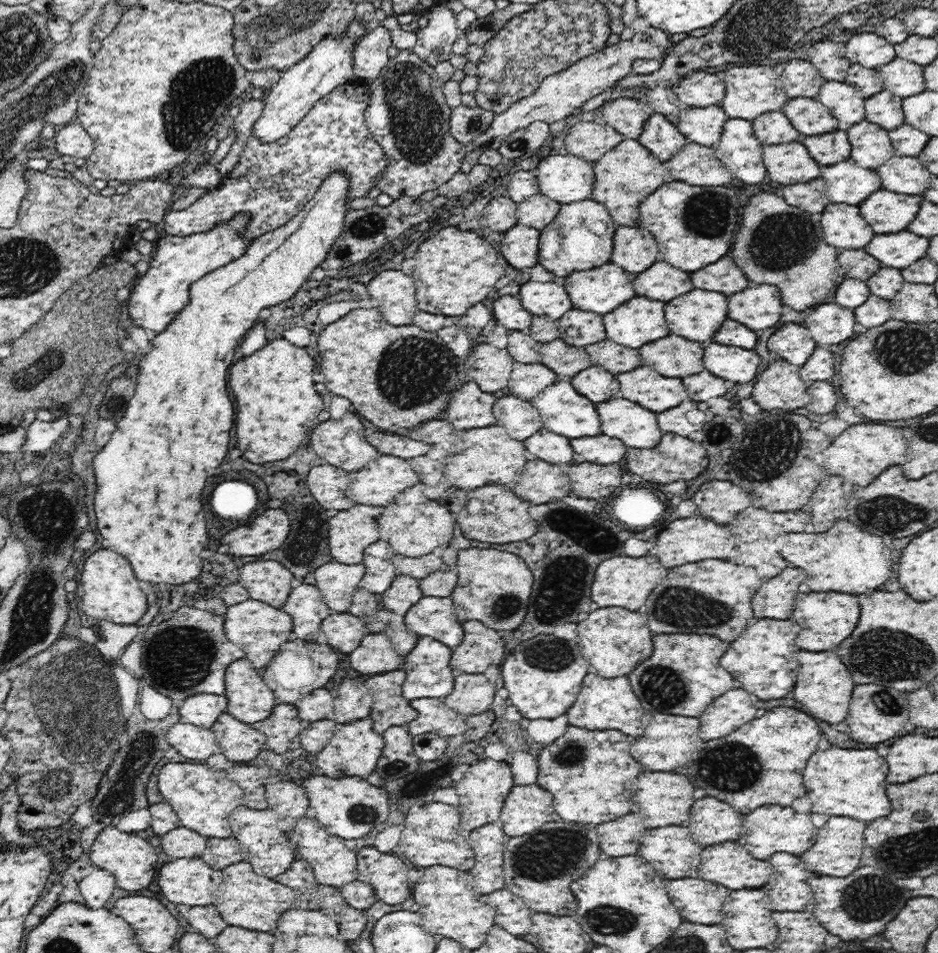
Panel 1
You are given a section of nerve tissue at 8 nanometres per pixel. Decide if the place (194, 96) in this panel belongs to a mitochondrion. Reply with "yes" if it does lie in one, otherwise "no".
yes

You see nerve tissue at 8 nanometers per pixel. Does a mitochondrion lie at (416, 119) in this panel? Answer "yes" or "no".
yes

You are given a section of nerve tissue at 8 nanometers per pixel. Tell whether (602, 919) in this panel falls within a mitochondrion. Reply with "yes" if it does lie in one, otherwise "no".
yes

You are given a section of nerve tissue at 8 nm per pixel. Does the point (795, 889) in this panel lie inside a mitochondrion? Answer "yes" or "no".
no

